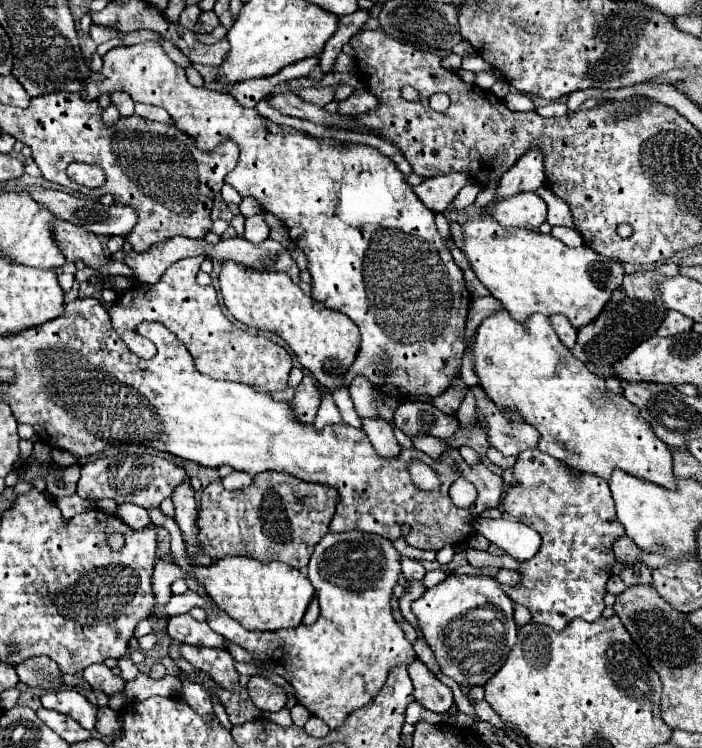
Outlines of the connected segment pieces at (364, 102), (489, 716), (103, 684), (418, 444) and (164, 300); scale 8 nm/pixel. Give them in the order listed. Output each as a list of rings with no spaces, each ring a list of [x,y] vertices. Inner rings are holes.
[[[355,90],[349,98],[339,102],[337,112],[345,114],[345,116],[355,116],[359,112],[367,112],[373,110],[377,106],[377,98],[373,94],[369,94],[367,90]]]
[[[485,700],[471,702],[480,721],[487,721],[496,728],[506,728],[499,715],[491,708]]]
[[[93,664],[93,666],[85,668],[83,676],[91,684],[93,690],[105,692],[107,696],[113,696],[113,694],[117,694],[117,692],[121,692],[125,688],[123,678],[115,676],[105,664]]]
[[[417,436],[417,440],[413,438],[413,444],[417,450],[429,454],[433,460],[441,460],[441,456],[451,448],[451,444],[439,440],[439,438],[433,438],[433,436]]]
[[[203,256],[181,258],[167,268],[165,276],[157,284],[137,284],[125,290],[125,294],[119,296],[119,302],[109,308],[113,328],[121,334],[121,338],[135,354],[145,358],[145,338],[135,332],[137,324],[145,320],[165,324],[179,338],[179,342],[185,344],[185,348],[193,356],[195,368],[201,374],[217,380],[233,380],[245,382],[249,386],[261,386],[269,392],[285,390],[287,376],[293,366],[291,356],[285,348],[271,342],[269,338],[237,330],[237,326],[227,320],[227,316],[221,312],[217,290],[213,286],[199,286],[195,280],[203,260]]]

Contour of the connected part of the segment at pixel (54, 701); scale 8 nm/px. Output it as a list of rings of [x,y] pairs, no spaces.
[[[45,692],[43,696],[39,696],[39,700],[41,700],[43,708],[67,714],[87,730],[95,728],[99,708],[95,704],[91,704],[83,694],[79,694],[79,692]]]

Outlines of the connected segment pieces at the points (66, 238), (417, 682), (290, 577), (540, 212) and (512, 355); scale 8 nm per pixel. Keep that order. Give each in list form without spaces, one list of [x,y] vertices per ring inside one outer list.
[[[57,220],[57,222],[53,222],[53,238],[57,238],[57,244],[61,246],[61,252],[65,254],[67,260],[71,260],[71,262],[83,260],[87,266],[91,266],[95,270],[137,280],[137,278],[133,278],[133,272],[129,270],[129,266],[125,266],[125,262],[107,260],[103,256],[99,238],[93,232],[85,230],[83,226],[75,226],[65,220]]]
[[[419,658],[407,668],[407,672],[415,686],[415,700],[423,708],[431,712],[447,712],[453,706],[451,688],[445,686],[441,680],[437,680]]]
[[[227,556],[217,562],[213,562],[209,568],[191,566],[189,570],[183,570],[175,564],[169,564],[161,558],[155,562],[153,570],[153,596],[155,596],[155,608],[153,616],[157,616],[157,628],[165,630],[168,617],[162,612],[163,607],[171,599],[171,584],[177,578],[195,576],[199,586],[205,588],[209,598],[225,610],[231,618],[235,618],[241,626],[247,630],[281,630],[281,628],[295,628],[301,624],[301,618],[315,594],[315,588],[311,586],[309,578],[301,574],[297,568],[291,568],[281,562],[269,562],[263,564],[253,558],[243,556]]]
[[[521,192],[499,200],[493,208],[493,218],[505,228],[519,226],[535,230],[547,220],[547,204],[533,192]]]
[[[505,310],[485,318],[477,328],[475,372],[479,376],[479,384],[495,402],[495,406],[501,406],[501,410],[519,412],[527,424],[537,428],[537,448],[555,460],[565,462],[569,470],[595,474],[605,482],[609,482],[613,470],[621,470],[669,490],[675,486],[673,456],[669,446],[653,434],[649,422],[641,418],[637,406],[625,400],[623,394],[617,394],[617,400],[613,400],[615,396],[605,388],[605,380],[593,374],[581,360],[573,358],[573,354],[557,338],[547,316],[533,314],[527,320],[527,326],[515,322]]]

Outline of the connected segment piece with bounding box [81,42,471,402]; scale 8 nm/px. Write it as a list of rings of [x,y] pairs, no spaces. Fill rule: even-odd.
[[[143,42],[143,44],[137,44],[137,46],[129,46],[129,48],[111,48],[103,56],[103,68],[101,68],[101,72],[91,72],[89,82],[85,82],[85,90],[81,90],[81,96],[85,100],[97,100],[103,94],[111,96],[113,92],[127,92],[135,102],[143,102],[143,104],[165,108],[171,114],[175,126],[183,134],[189,134],[189,138],[193,138],[193,142],[197,142],[199,150],[211,152],[223,140],[233,140],[239,146],[239,152],[241,152],[239,154],[239,162],[235,166],[235,170],[227,174],[225,182],[231,184],[235,190],[239,190],[241,196],[253,196],[261,204],[263,210],[267,210],[267,212],[271,212],[271,214],[275,214],[277,218],[283,220],[283,224],[289,230],[291,240],[307,256],[307,262],[309,262],[307,270],[309,270],[309,274],[313,278],[311,280],[311,296],[313,296],[313,300],[321,302],[329,310],[343,312],[361,330],[361,348],[359,348],[359,354],[357,354],[353,366],[349,368],[349,374],[345,376],[345,384],[351,384],[351,380],[361,374],[371,384],[375,384],[379,388],[379,392],[385,394],[385,396],[399,398],[399,400],[405,400],[407,396],[415,396],[417,400],[431,402],[431,398],[447,392],[453,386],[455,378],[461,378],[459,370],[461,370],[461,358],[463,358],[463,352],[465,352],[465,320],[467,320],[467,312],[469,312],[469,304],[471,304],[471,294],[465,288],[465,280],[463,280],[461,268],[453,262],[453,256],[451,256],[449,248],[443,244],[443,240],[441,240],[441,236],[437,232],[435,214],[429,208],[425,208],[425,204],[421,204],[421,200],[415,196],[415,192],[411,190],[411,186],[405,182],[403,174],[395,168],[395,164],[387,156],[383,156],[379,150],[375,150],[371,146],[365,146],[365,144],[351,144],[349,148],[343,148],[343,146],[323,146],[313,136],[303,136],[301,132],[297,132],[293,128],[283,128],[283,126],[273,124],[267,118],[261,118],[255,108],[243,108],[241,104],[235,102],[233,96],[229,96],[225,92],[215,92],[215,90],[207,90],[207,88],[195,88],[195,86],[191,86],[187,82],[185,70],[181,66],[177,66],[163,52],[161,44],[157,44],[157,42]]]

